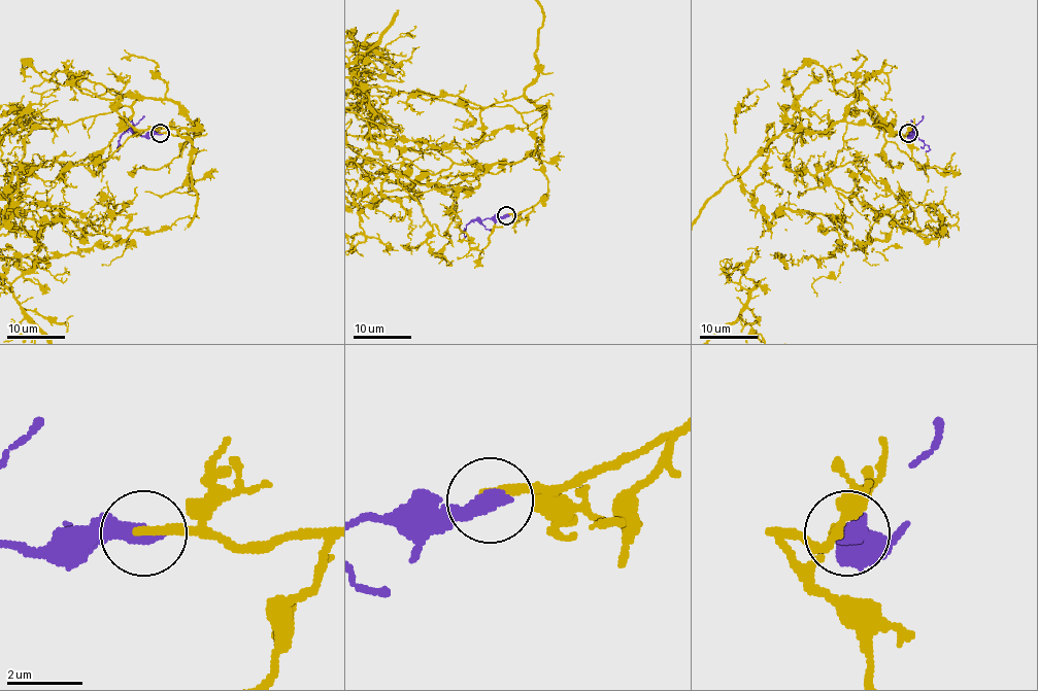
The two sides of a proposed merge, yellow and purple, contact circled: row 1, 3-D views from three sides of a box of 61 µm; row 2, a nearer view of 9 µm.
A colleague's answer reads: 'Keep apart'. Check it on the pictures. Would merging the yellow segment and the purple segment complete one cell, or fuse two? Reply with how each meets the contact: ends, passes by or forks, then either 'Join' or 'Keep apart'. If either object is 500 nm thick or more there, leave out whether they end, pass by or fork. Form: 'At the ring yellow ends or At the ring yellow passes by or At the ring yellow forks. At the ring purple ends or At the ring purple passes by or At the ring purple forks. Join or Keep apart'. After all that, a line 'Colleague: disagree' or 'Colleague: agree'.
At the ring yellow ends. At the ring purple ends. Join
Colleague: disagree

